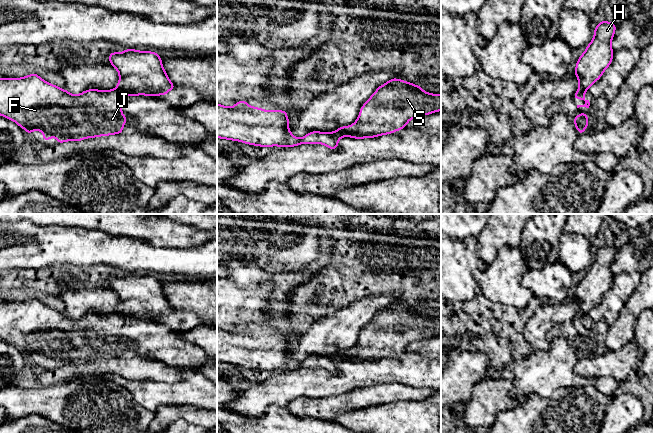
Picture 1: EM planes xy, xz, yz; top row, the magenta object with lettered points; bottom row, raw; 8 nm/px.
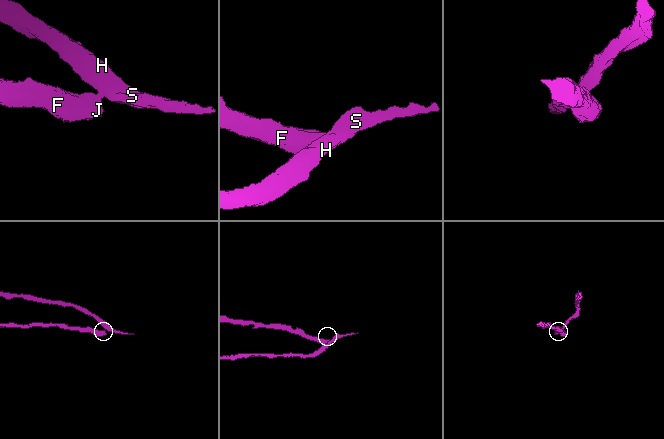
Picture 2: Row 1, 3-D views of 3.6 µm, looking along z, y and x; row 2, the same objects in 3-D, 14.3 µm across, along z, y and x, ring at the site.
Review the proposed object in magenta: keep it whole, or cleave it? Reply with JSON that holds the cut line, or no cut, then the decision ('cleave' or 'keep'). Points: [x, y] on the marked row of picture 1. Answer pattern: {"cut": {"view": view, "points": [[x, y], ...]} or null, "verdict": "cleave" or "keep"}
{"cut": {"view": "xy", "points": [[117, 86], [126, 94]]}, "verdict": "cleave"}

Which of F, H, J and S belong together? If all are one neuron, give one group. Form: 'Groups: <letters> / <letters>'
Groups: F J / H S

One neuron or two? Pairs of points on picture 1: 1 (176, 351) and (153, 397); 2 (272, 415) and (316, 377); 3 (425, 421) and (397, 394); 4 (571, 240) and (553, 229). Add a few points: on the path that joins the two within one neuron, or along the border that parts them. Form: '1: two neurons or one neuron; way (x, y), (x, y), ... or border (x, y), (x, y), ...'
1: two neurons; border (196, 367), (182, 367), (180, 369)
2: two neurons; border (286, 406), (269, 405), (260, 417)
3: two neurons; border (425, 397), (419, 400), (397, 400), (379, 405)
4: two neurons; border (563, 232), (560, 238), (558, 257)

